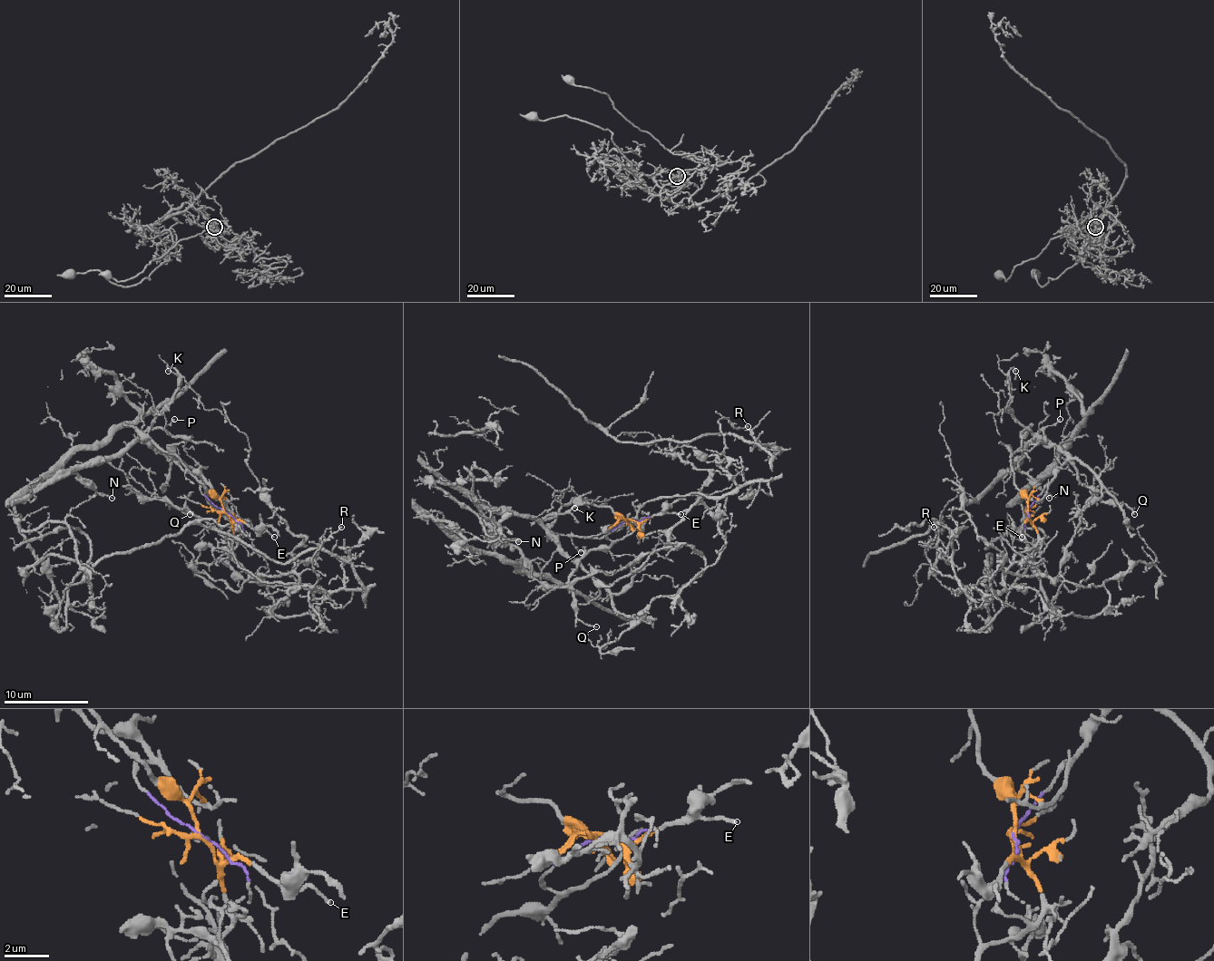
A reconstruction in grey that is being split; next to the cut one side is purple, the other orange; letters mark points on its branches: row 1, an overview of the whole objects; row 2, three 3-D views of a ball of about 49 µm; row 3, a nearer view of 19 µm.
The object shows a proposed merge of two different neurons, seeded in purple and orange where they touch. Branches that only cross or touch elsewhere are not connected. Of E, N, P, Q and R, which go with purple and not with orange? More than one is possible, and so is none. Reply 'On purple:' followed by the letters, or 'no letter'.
On purple: N, P

